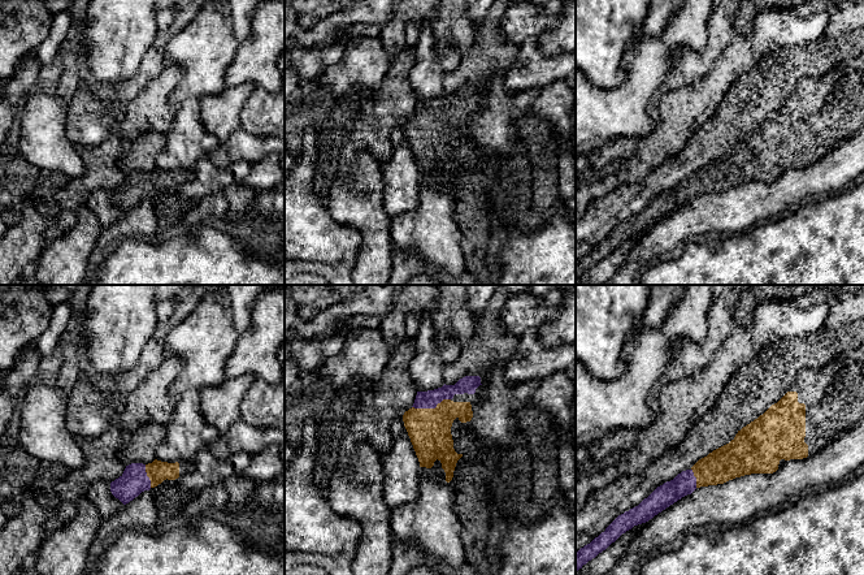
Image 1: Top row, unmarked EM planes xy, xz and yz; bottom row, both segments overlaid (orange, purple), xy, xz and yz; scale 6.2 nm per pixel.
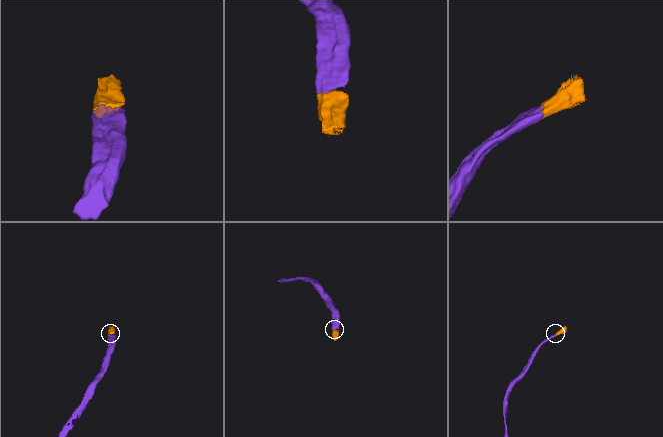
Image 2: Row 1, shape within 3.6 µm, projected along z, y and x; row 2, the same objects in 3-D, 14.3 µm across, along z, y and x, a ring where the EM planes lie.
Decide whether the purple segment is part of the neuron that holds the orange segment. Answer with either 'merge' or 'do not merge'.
merge

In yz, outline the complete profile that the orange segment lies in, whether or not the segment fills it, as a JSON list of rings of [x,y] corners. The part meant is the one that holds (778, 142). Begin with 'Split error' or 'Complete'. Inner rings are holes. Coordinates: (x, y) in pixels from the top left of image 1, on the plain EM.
Split error. [[[787,100],[763,124],[743,135],[726,154],[699,168],[690,178],[657,195],[638,215],[618,224],[598,246],[576,260],[576,280],[605,259],[622,242],[691,203],[696,196],[724,193],[751,182],[773,182],[781,168],[808,165],[806,113]]]

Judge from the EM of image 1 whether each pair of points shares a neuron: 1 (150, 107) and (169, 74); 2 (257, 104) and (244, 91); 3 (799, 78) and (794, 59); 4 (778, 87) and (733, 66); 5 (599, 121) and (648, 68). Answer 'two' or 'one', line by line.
1: one
2: two
3: one
4: two
5: one

